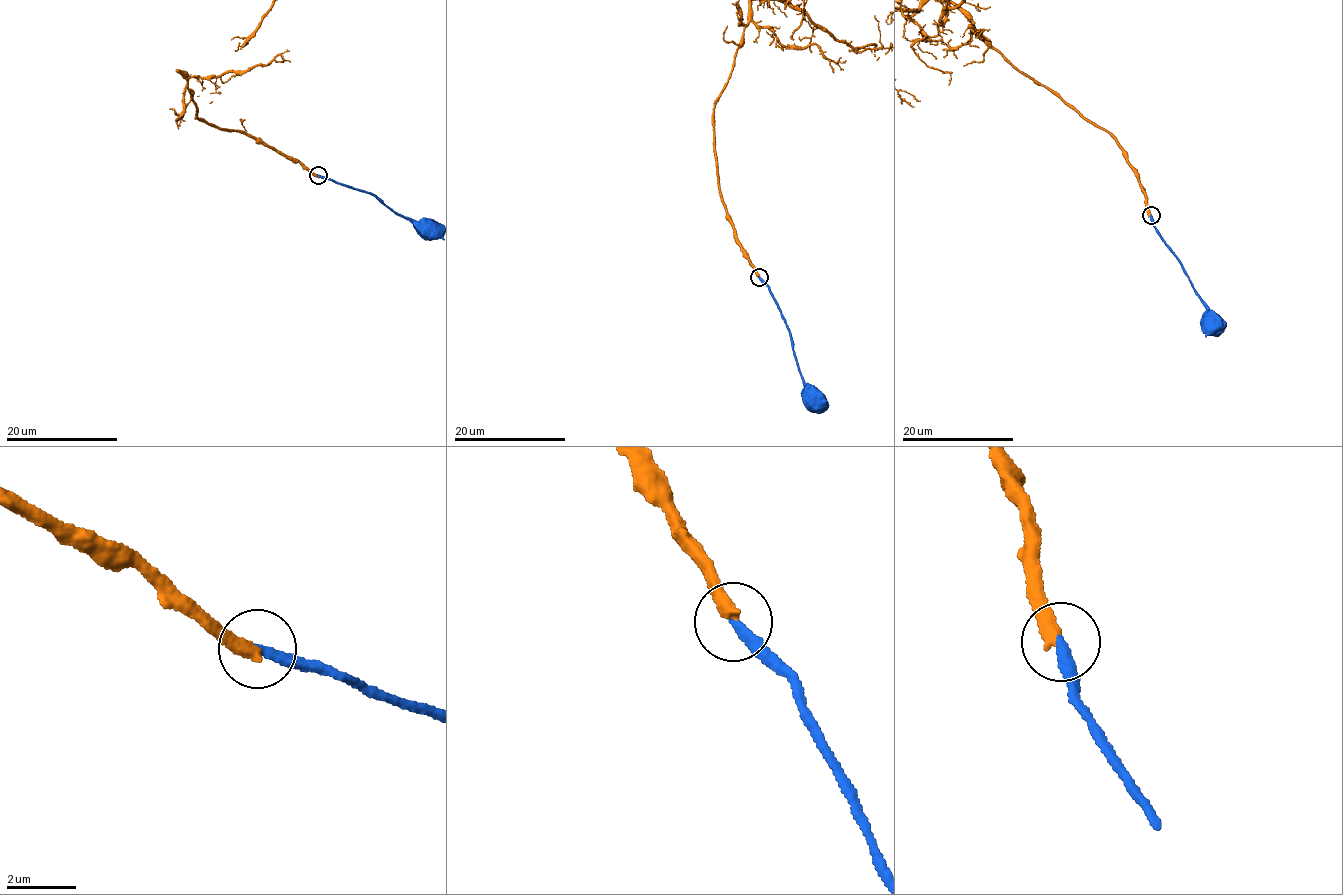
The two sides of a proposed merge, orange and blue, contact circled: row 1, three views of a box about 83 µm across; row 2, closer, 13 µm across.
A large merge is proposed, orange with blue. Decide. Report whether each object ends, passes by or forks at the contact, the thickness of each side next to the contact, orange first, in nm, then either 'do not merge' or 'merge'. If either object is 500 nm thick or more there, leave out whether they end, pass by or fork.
orange ends there; blue ends there; 420 nm thick on the orange side, 320 nm on the other; do not merge

